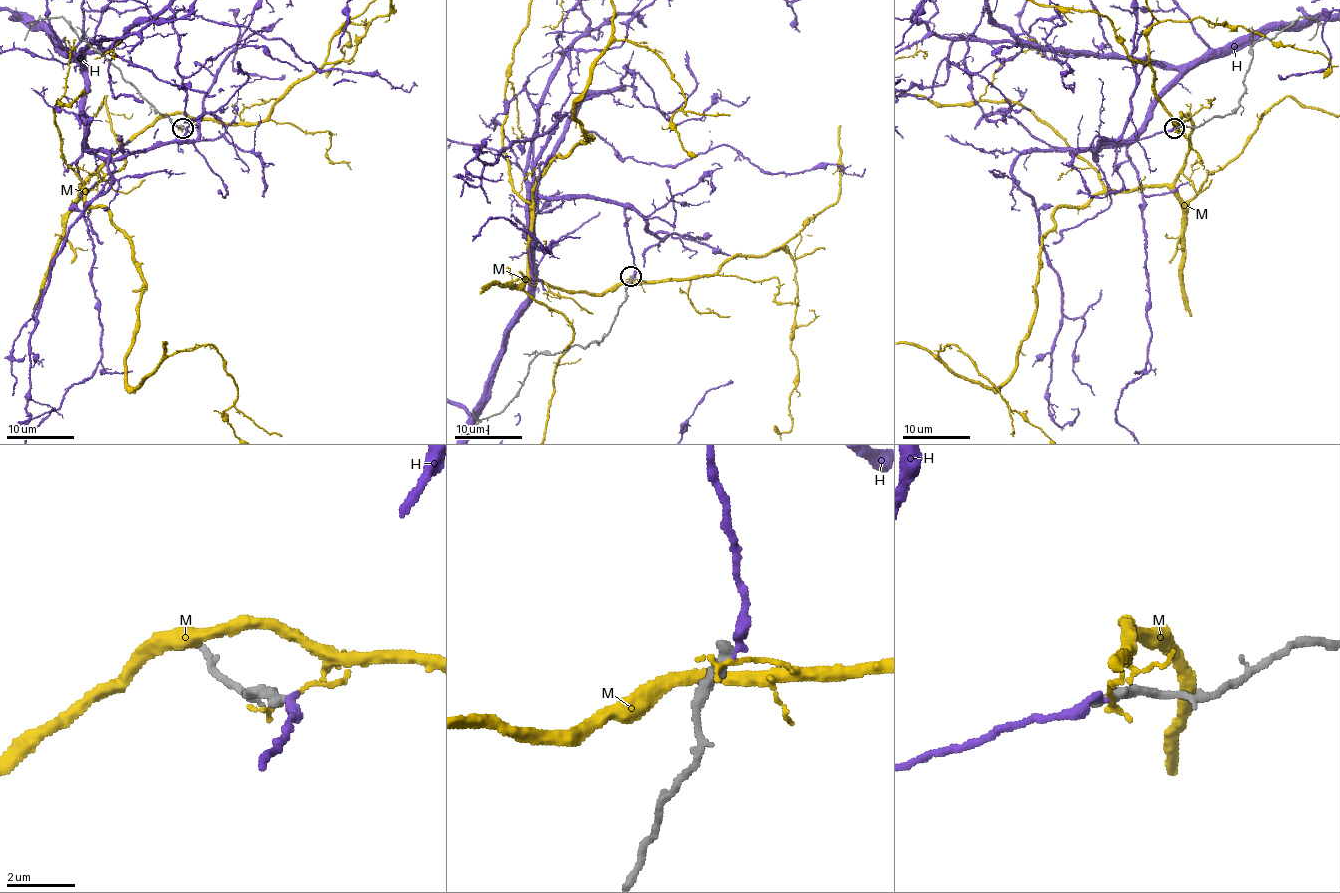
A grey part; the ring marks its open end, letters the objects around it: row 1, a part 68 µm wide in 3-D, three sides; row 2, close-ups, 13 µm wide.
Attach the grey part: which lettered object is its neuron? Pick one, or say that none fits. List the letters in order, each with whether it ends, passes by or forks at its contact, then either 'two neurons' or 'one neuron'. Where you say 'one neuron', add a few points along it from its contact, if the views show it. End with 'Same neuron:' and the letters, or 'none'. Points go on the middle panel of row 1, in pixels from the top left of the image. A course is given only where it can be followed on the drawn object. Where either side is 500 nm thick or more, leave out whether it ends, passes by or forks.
H: it ends; two neurons
M: it ends; two neurons
Same neuron: none

